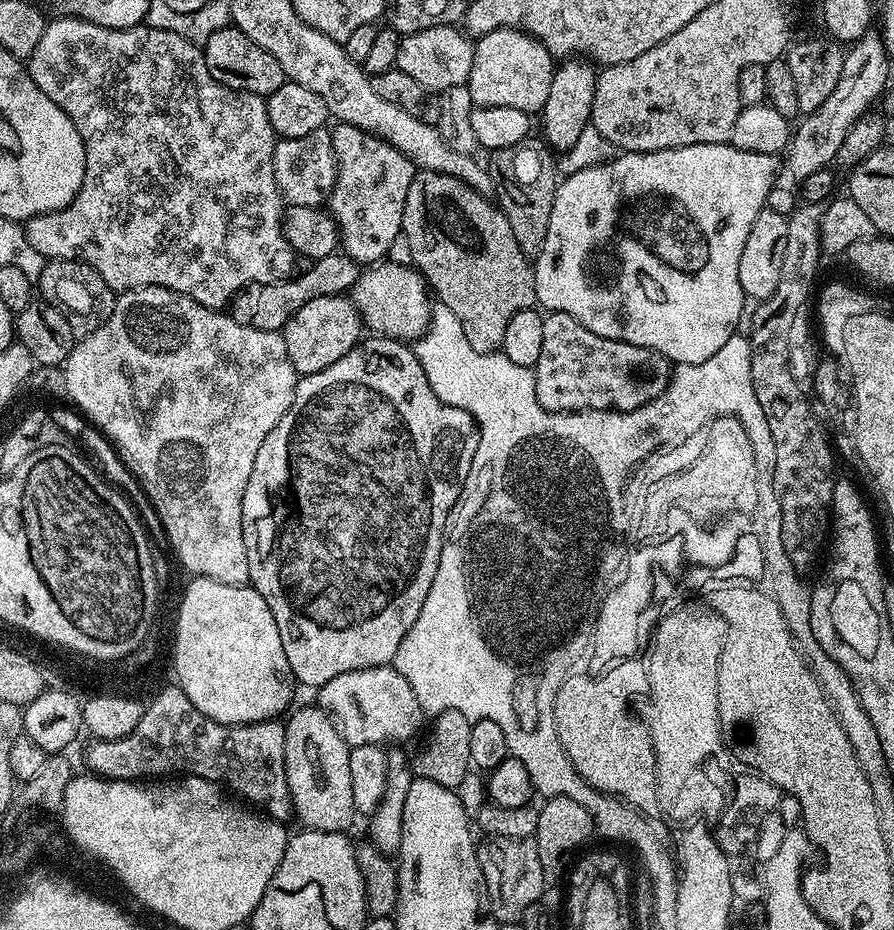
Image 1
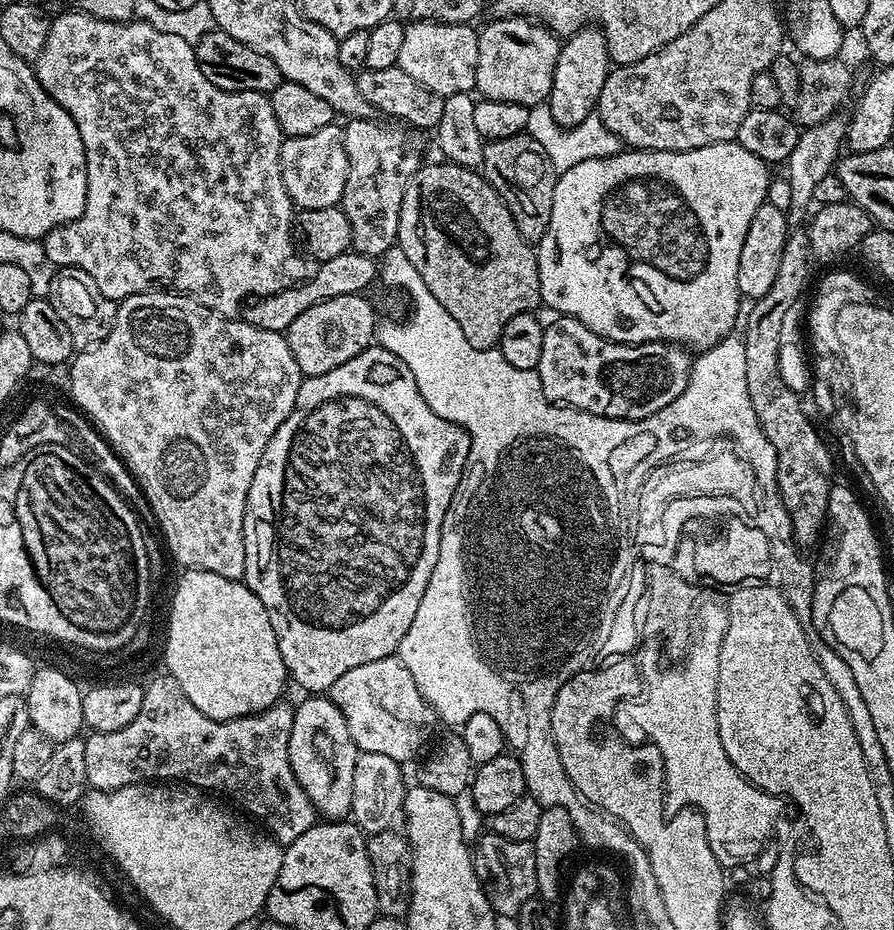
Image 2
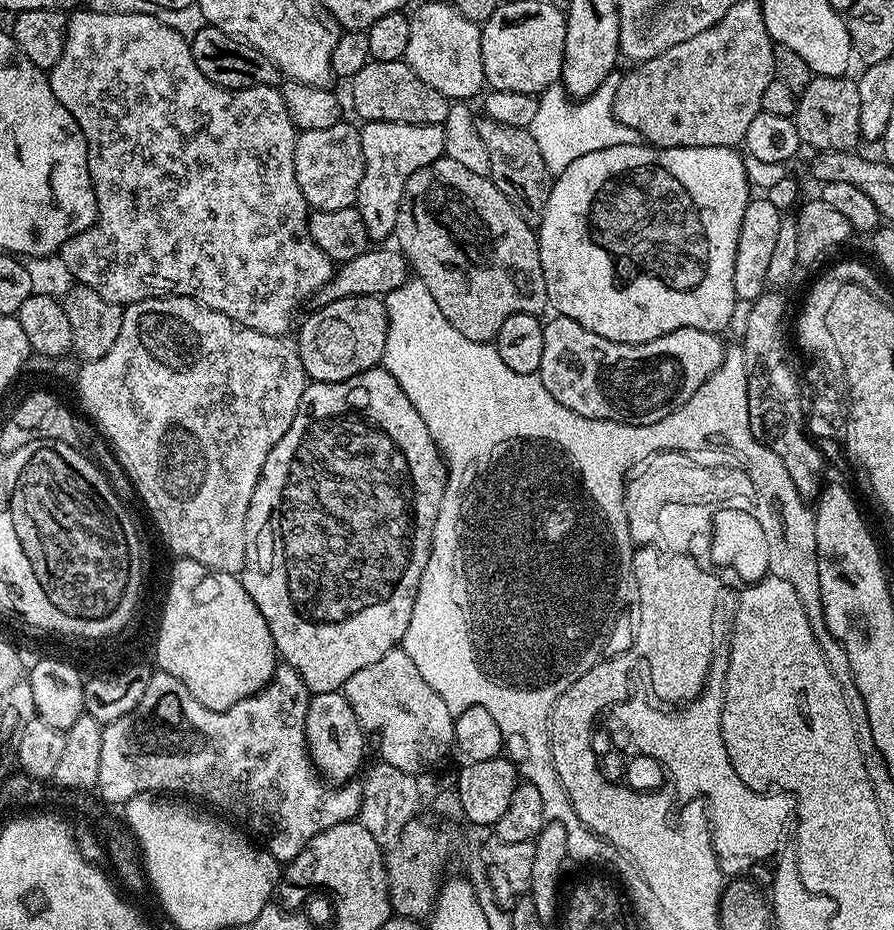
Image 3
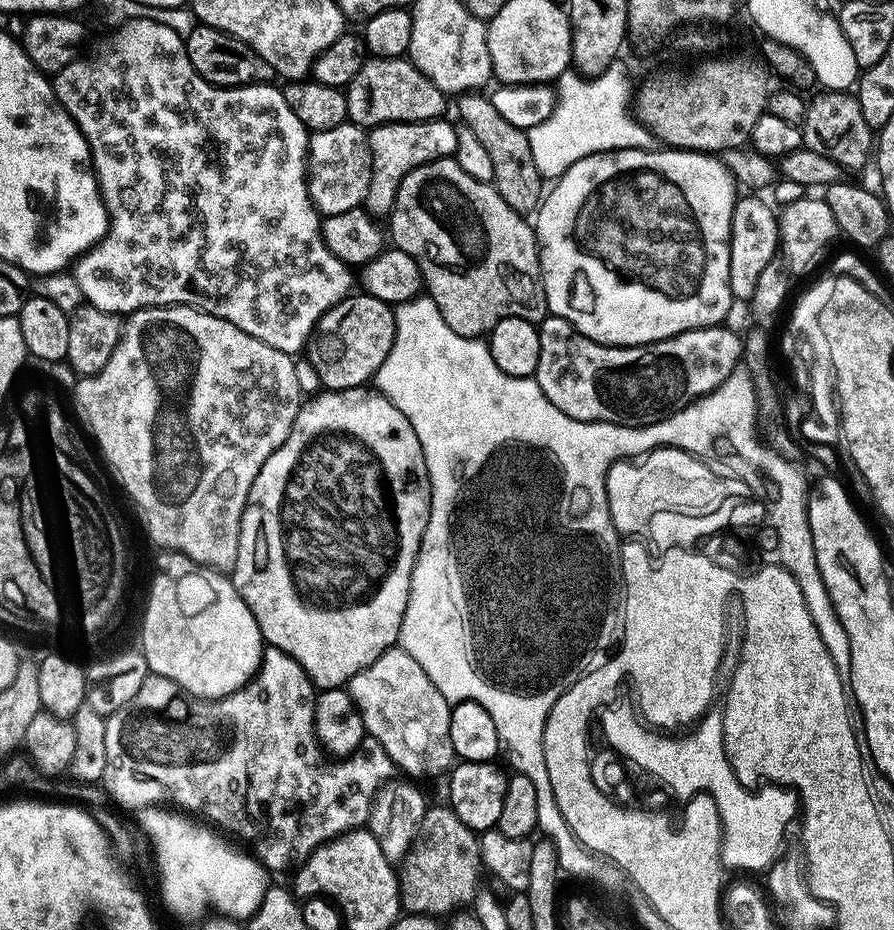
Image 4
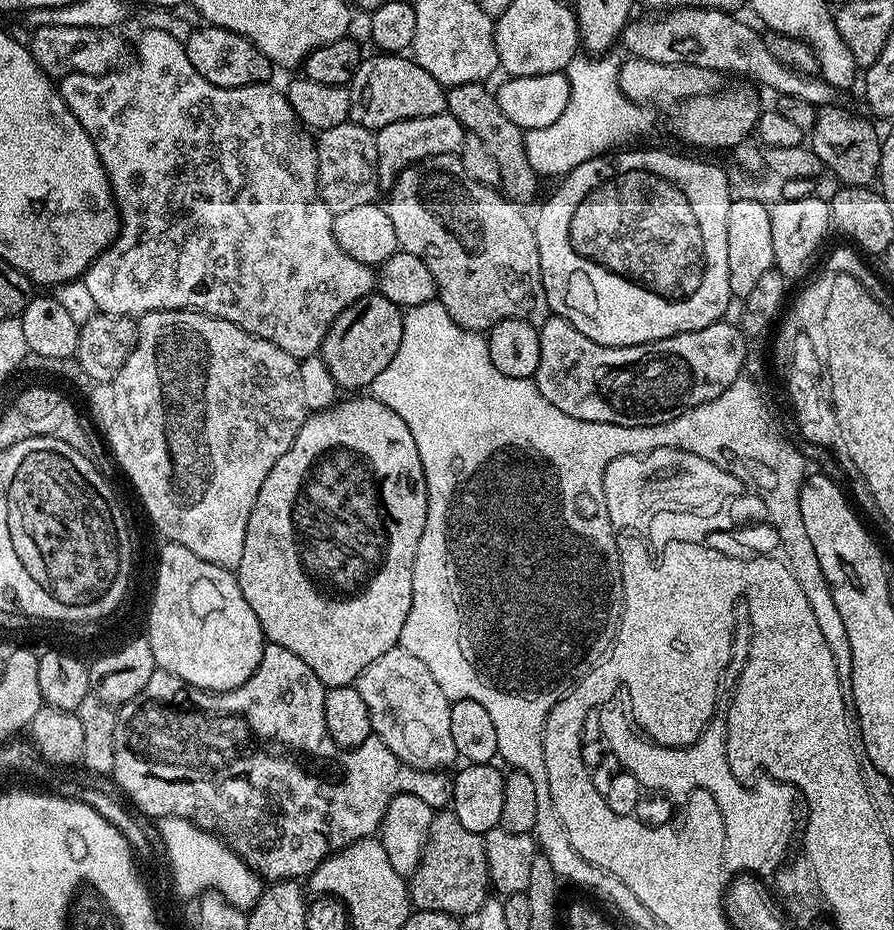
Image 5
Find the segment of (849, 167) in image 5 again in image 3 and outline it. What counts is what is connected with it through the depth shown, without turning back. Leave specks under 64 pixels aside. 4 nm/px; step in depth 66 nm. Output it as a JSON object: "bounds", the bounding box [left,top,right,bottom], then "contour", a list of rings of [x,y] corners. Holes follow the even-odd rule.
{"bounds":[794,75,861,152],"contour":[[[813,75],[806,90],[799,93],[794,119],[801,145],[809,144],[816,152],[851,152],[861,143],[857,81],[848,79],[847,75]]]}

